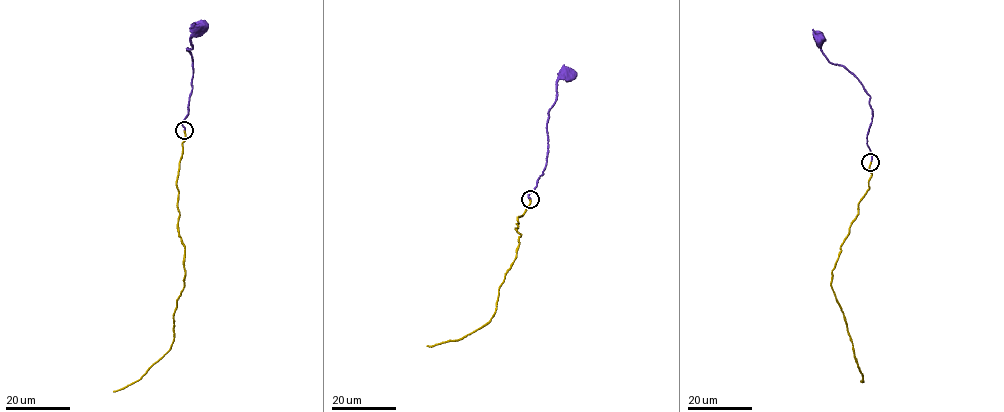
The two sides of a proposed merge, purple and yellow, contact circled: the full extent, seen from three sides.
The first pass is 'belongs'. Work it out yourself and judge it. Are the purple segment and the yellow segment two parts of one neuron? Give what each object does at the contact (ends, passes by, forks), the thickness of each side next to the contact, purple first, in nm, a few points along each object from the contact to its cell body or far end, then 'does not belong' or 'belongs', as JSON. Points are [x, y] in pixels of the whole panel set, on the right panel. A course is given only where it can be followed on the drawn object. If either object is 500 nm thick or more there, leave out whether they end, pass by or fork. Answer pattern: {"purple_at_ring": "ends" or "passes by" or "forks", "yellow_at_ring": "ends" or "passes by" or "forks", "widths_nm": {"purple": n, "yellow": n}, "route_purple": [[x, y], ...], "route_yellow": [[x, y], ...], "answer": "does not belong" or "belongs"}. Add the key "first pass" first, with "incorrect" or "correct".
{"first pass": "correct", "purple_at_ring": "ends", "yellow_at_ring": "ends", "widths_nm": {"purple": 240, "yellow": 240}, "route_purple": [[871, 162], [867, 145], [872, 116], [870, 95], [844, 66], [829, 61], [818, 44], [819, 37]], "route_yellow": [[871, 162], [869, 189], [859, 203], [858, 215], [832, 271], [831, 287], [843, 312], [863, 380]], "answer": "belongs"}

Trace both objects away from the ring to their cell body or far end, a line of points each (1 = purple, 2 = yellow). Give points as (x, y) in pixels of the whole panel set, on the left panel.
1: (184, 130), (182, 122), (188, 113), (192, 70), (191, 53), (186, 50), (192, 48), (192, 32), (200, 25)
2: (184, 130), (176, 188), (185, 277), (174, 314), (174, 341), (142, 376), (113, 391)

